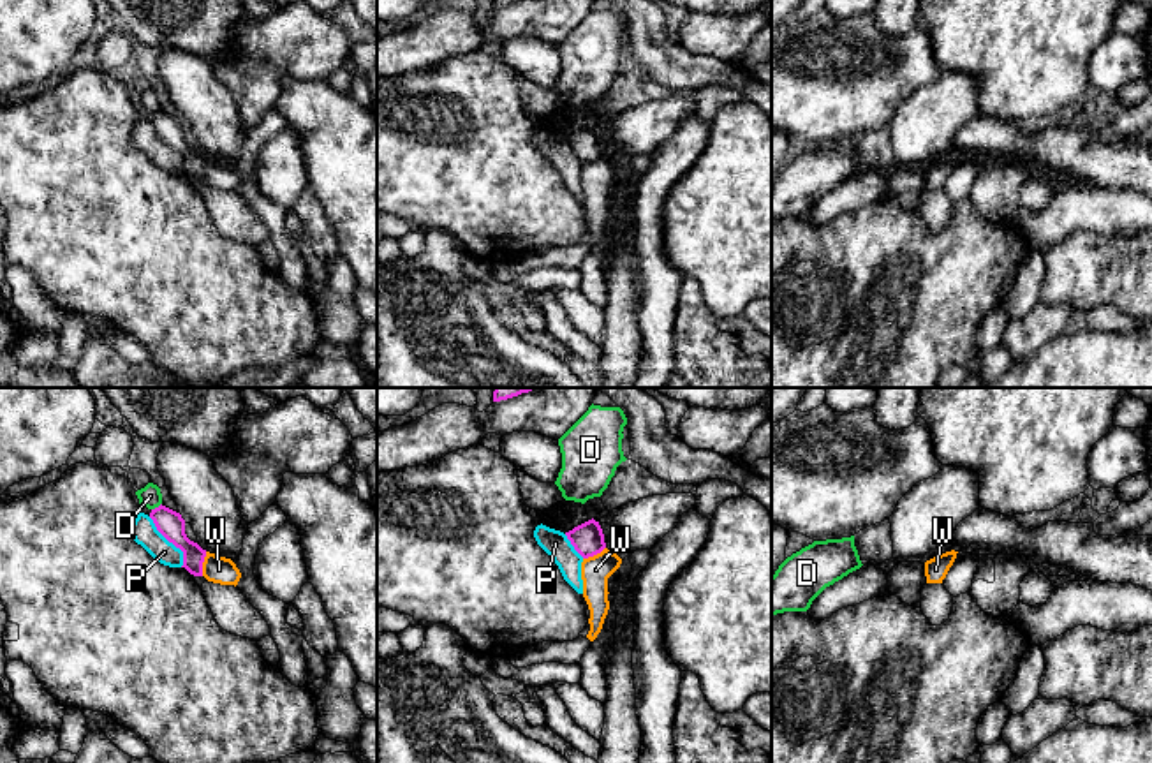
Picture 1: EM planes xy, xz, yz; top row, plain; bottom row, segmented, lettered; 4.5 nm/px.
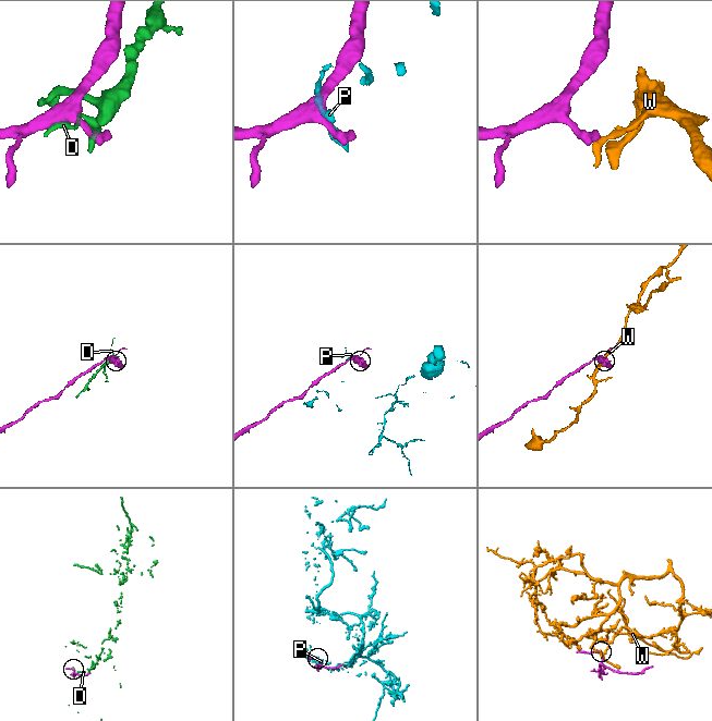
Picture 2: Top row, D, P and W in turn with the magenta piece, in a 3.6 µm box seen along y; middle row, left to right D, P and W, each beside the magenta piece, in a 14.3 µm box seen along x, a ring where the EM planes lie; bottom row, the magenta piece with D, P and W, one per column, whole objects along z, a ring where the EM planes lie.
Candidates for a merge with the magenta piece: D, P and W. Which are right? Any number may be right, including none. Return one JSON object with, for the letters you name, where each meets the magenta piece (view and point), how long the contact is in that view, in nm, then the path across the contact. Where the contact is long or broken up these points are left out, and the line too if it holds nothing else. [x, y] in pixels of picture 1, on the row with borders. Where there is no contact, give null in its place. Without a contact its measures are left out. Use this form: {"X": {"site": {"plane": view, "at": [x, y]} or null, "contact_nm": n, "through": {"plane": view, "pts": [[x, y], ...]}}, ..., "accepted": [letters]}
{"accepted": []}

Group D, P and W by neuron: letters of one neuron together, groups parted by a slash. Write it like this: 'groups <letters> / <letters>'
groups D / P / W

